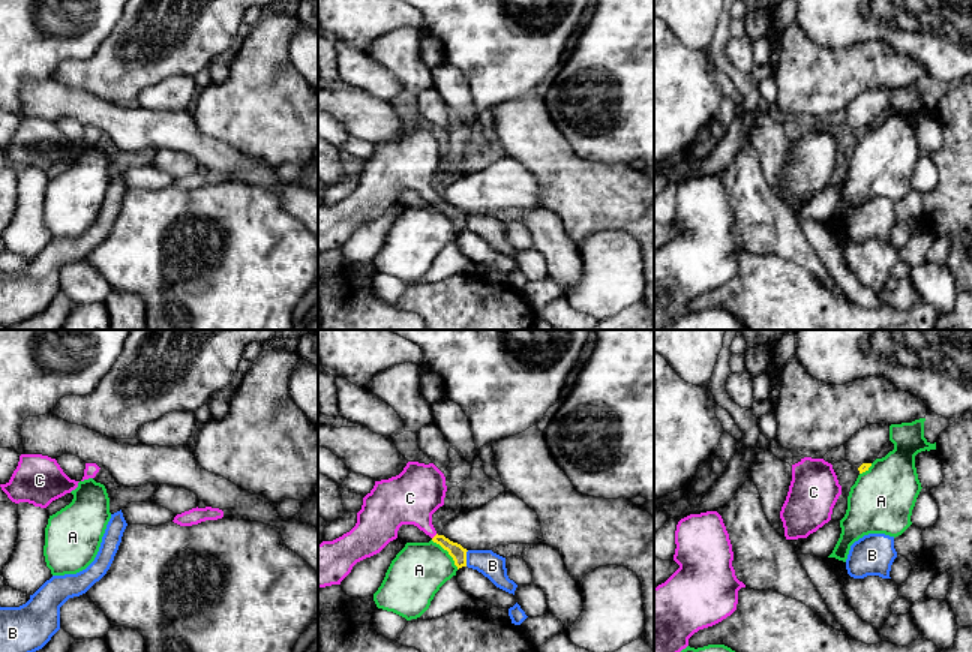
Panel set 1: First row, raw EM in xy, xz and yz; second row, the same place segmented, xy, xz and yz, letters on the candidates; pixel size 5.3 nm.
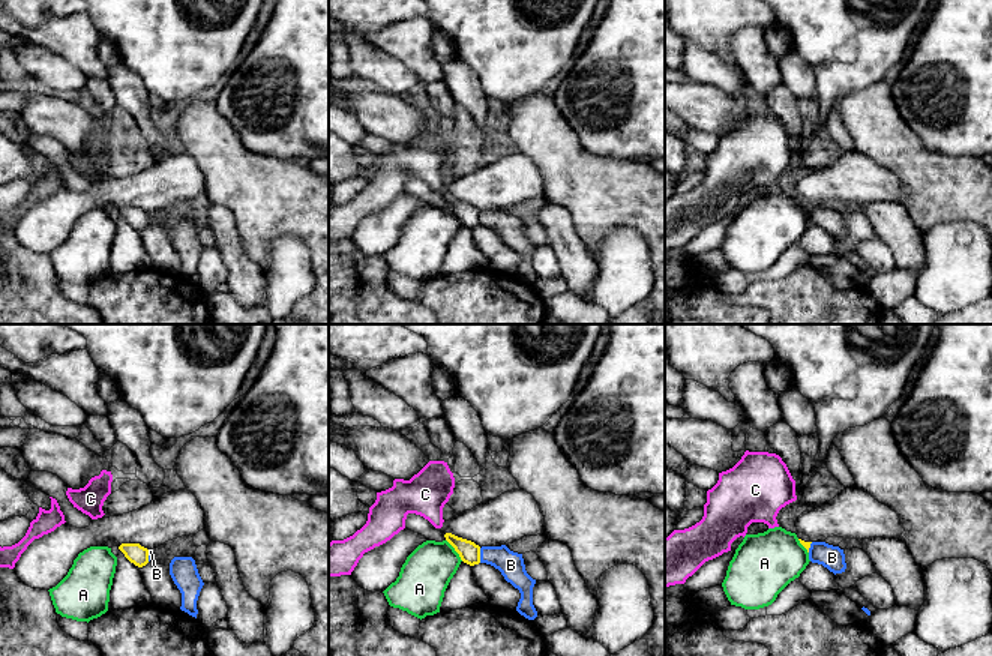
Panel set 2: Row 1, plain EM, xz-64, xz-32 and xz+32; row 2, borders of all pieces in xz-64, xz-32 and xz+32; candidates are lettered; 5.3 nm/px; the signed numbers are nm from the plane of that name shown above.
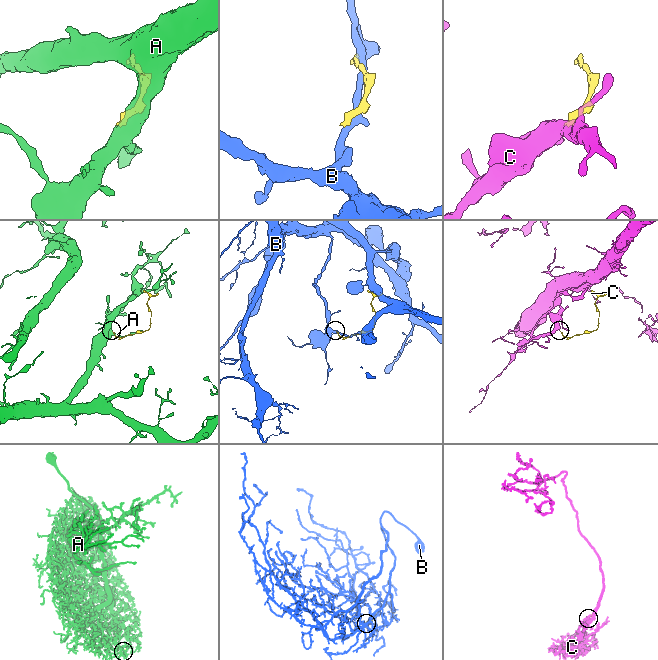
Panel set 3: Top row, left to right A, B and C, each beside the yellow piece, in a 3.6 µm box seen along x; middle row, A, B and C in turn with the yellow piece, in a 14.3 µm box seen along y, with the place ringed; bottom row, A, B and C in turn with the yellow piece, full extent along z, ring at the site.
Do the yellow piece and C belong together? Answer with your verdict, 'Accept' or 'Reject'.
Accept

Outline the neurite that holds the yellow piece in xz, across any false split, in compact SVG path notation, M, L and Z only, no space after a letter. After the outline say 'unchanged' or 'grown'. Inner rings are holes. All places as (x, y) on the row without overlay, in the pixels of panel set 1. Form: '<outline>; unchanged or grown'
M408 126L399 139L375 145L374 153L363 162L356 190L333 205L318 208L318 252L340 249L357 226L380 217L396 204L402 189L414 189L429 199L434 207L448 216L458 234L466 231L468 214L438 199L432 189L432 178L444 169L446 156L446 141L434 127Z; grown

